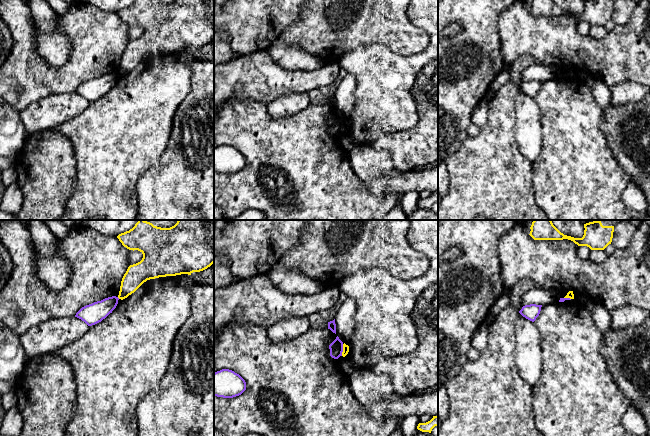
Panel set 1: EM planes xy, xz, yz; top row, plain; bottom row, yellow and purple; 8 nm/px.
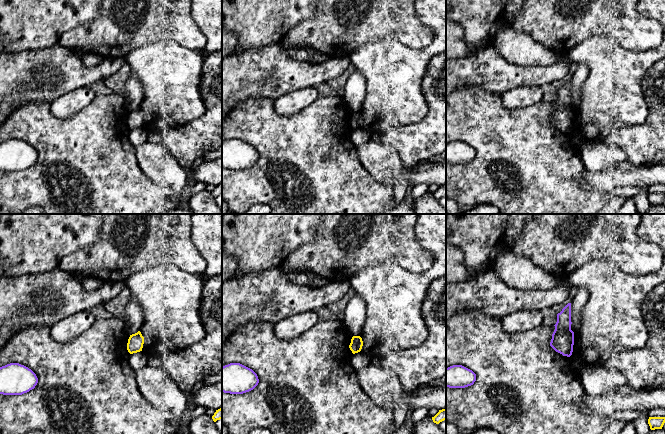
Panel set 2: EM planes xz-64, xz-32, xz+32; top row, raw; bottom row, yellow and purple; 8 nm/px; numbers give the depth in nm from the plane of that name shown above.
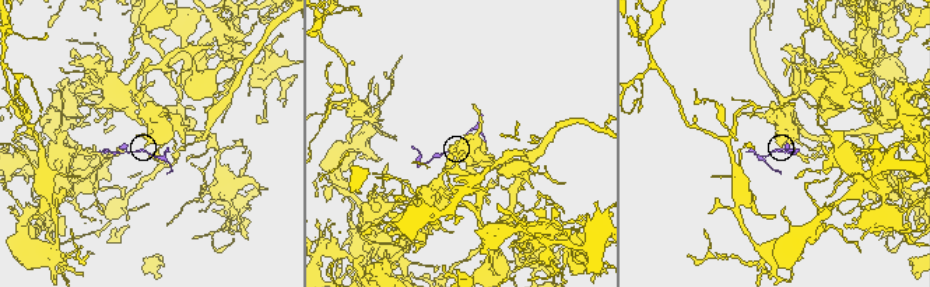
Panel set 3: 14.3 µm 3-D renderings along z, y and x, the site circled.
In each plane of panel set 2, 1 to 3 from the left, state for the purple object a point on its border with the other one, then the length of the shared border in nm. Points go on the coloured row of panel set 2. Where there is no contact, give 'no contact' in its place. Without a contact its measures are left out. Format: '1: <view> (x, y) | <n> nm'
1: no contact
2: no contact
3: no contact

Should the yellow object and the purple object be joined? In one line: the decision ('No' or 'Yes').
No

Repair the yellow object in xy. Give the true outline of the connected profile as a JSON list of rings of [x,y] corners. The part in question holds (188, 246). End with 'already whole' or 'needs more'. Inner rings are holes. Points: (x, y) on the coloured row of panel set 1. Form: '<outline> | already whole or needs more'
[[[138,220],[135,226],[117,236],[124,247],[143,254],[140,262],[130,265],[124,274],[118,298],[123,300],[150,279],[200,272],[214,263],[214,220],[178,220],[170,228]]] | already whole

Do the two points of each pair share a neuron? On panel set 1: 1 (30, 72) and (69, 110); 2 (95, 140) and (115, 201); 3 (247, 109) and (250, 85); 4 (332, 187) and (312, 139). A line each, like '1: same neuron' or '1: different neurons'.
1: different neurons
2: same neuron
3: different neurons
4: same neuron

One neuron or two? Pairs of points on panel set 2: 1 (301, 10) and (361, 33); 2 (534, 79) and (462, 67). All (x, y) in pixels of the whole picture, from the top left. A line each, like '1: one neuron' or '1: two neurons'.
1: two neurons
2: one neuron

